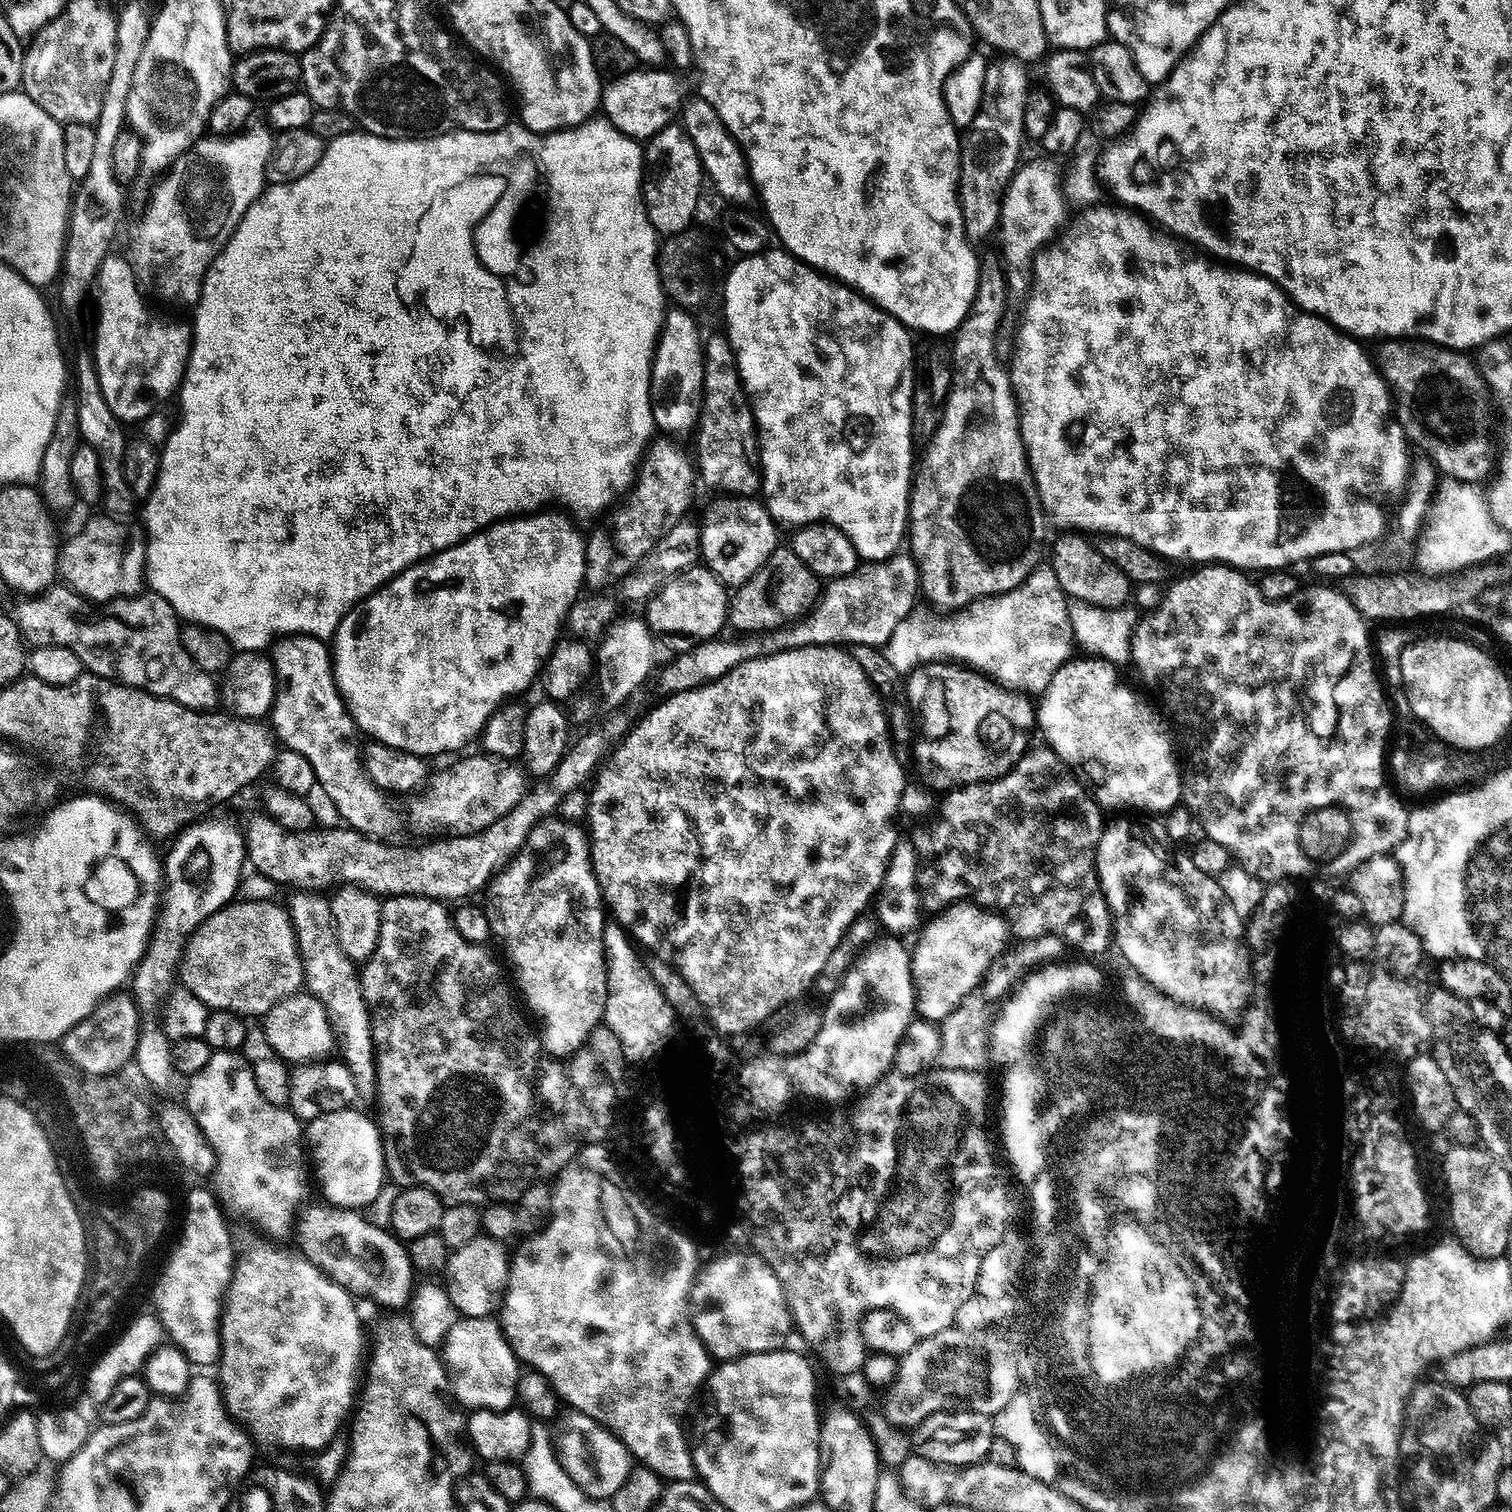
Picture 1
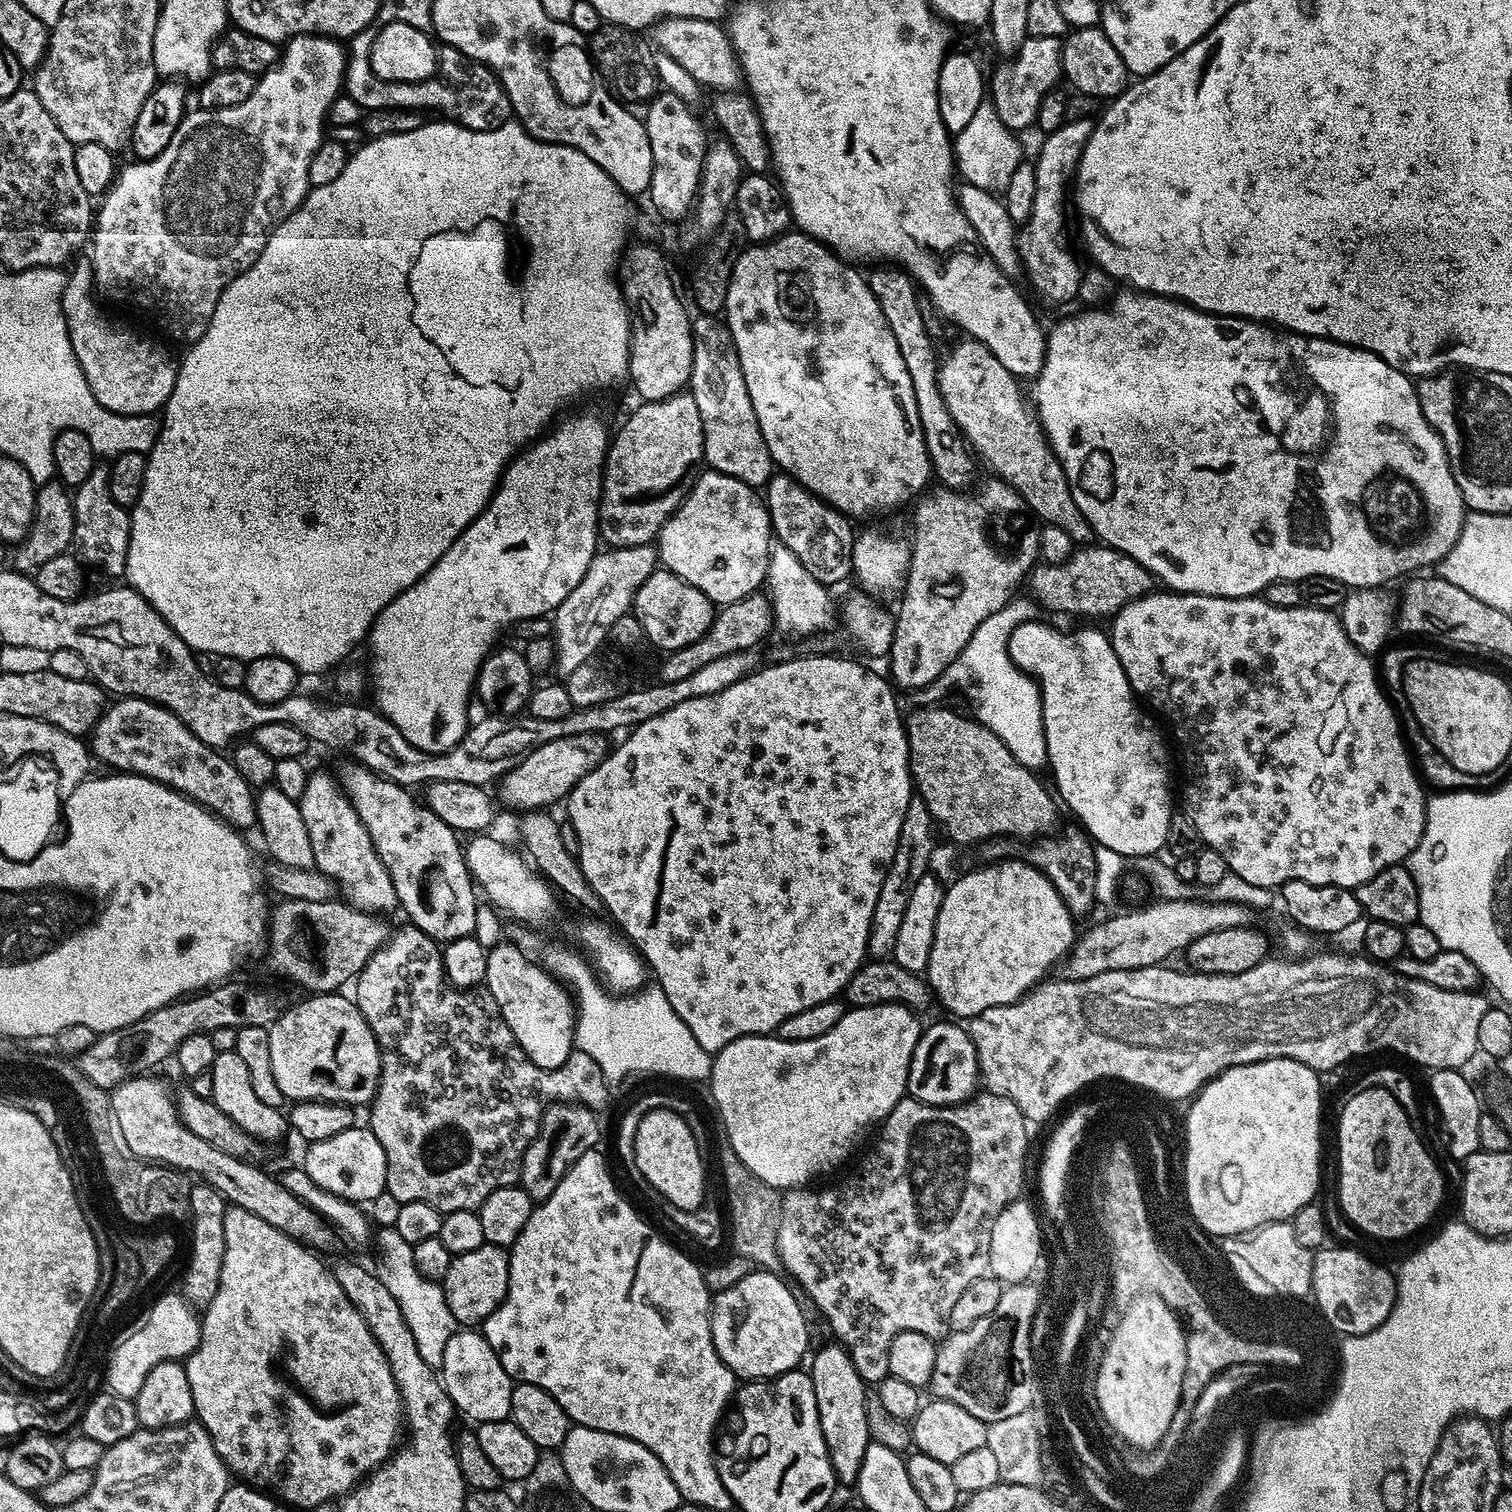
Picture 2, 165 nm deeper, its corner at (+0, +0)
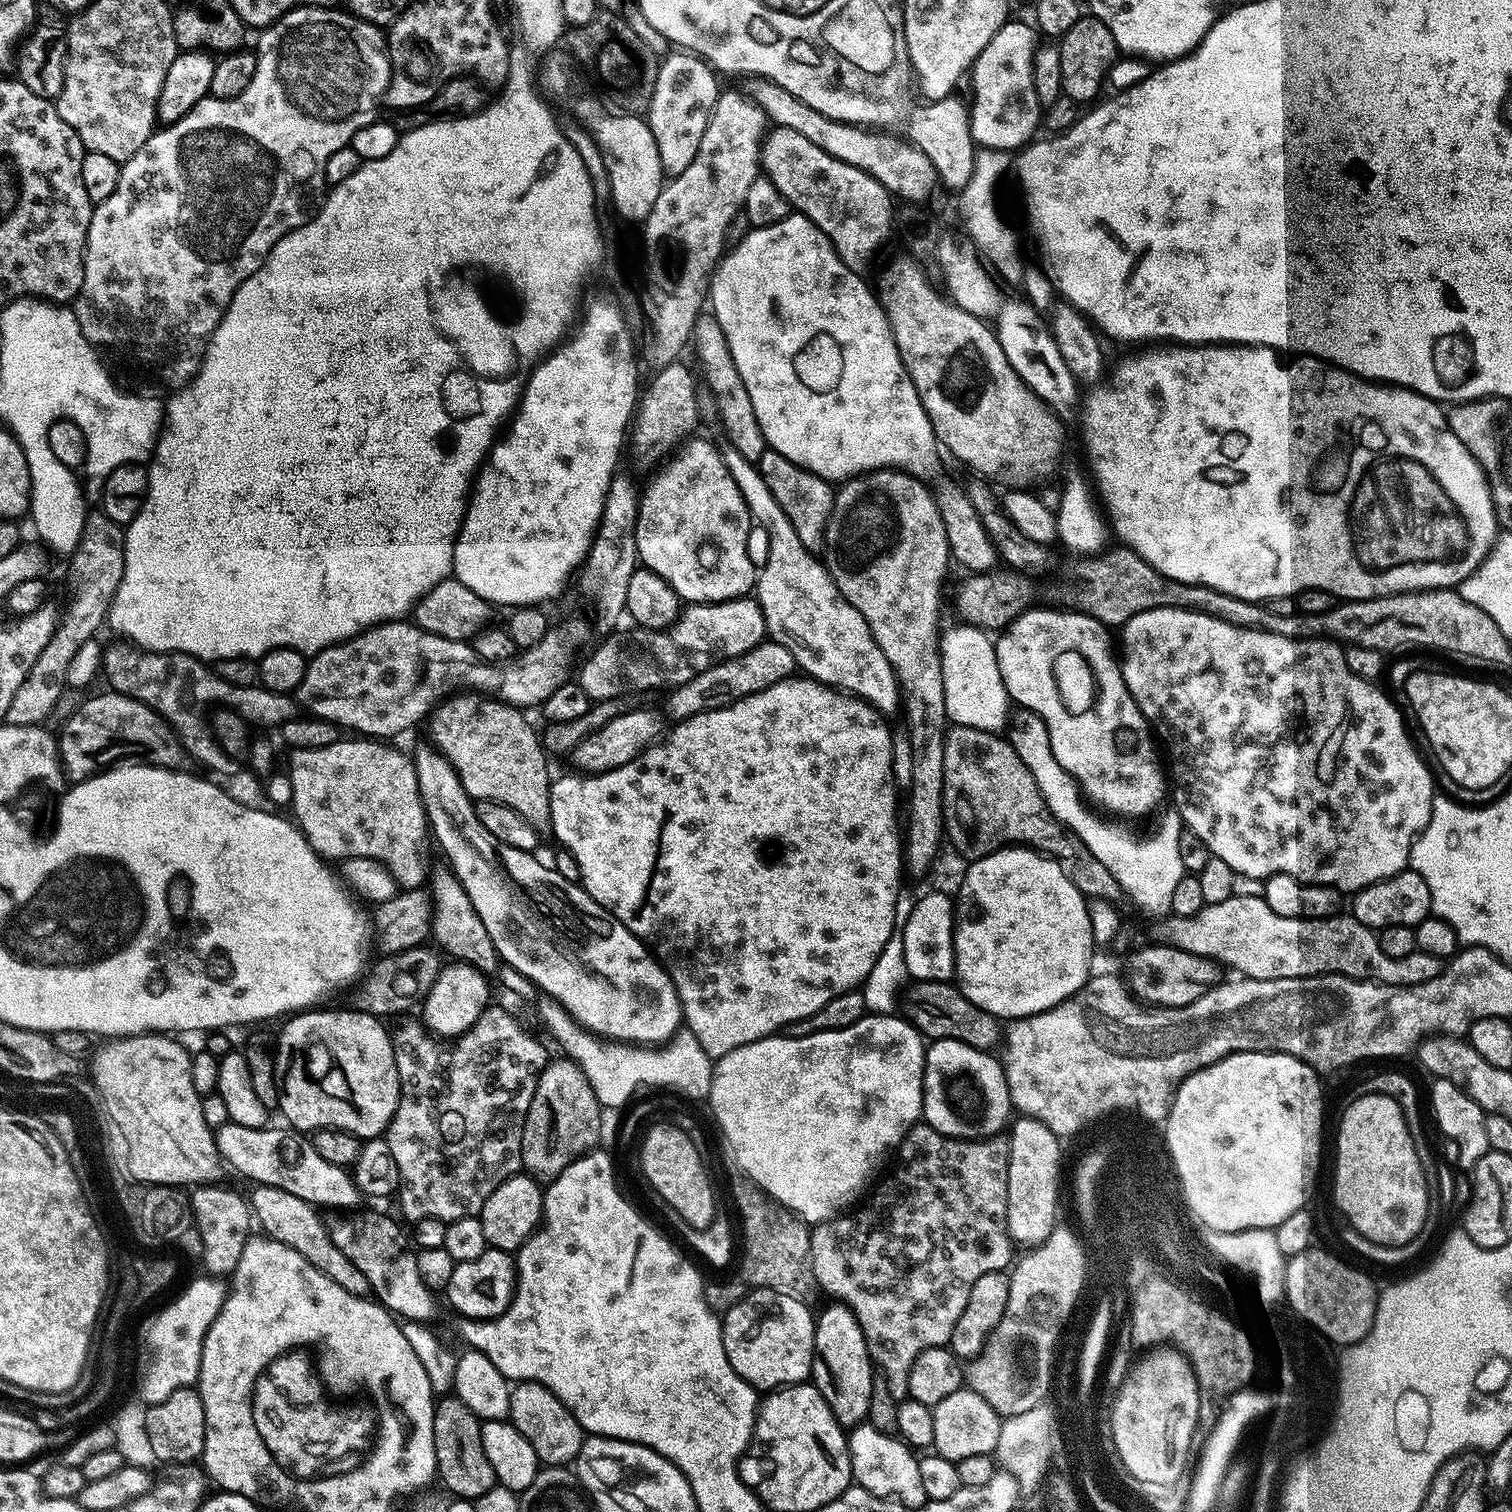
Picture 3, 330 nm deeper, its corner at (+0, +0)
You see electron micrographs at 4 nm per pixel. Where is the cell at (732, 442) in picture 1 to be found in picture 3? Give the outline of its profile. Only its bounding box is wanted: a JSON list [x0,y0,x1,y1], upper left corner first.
[691,314,766,462]

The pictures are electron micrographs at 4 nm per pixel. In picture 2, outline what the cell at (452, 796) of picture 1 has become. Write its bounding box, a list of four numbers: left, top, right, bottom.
[499,732,606,810]

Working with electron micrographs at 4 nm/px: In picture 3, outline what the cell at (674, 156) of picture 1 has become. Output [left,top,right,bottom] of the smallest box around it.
[646,50,721,177]

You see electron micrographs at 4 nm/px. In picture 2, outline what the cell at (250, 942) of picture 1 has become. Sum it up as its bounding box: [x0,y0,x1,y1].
[266,899,390,994]

